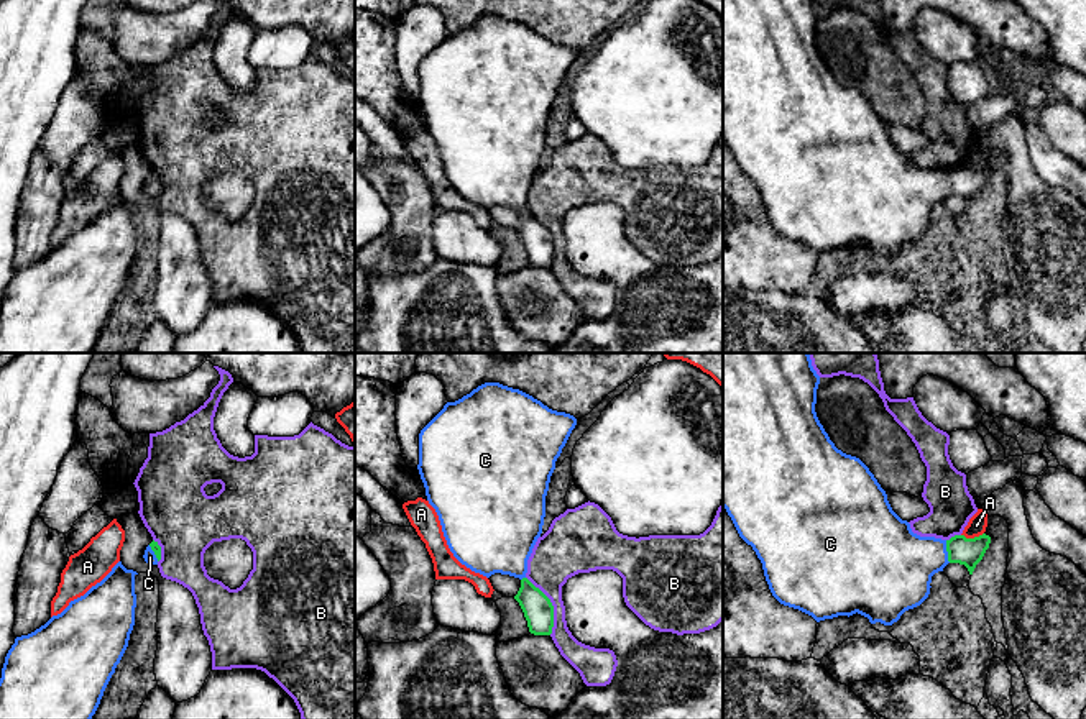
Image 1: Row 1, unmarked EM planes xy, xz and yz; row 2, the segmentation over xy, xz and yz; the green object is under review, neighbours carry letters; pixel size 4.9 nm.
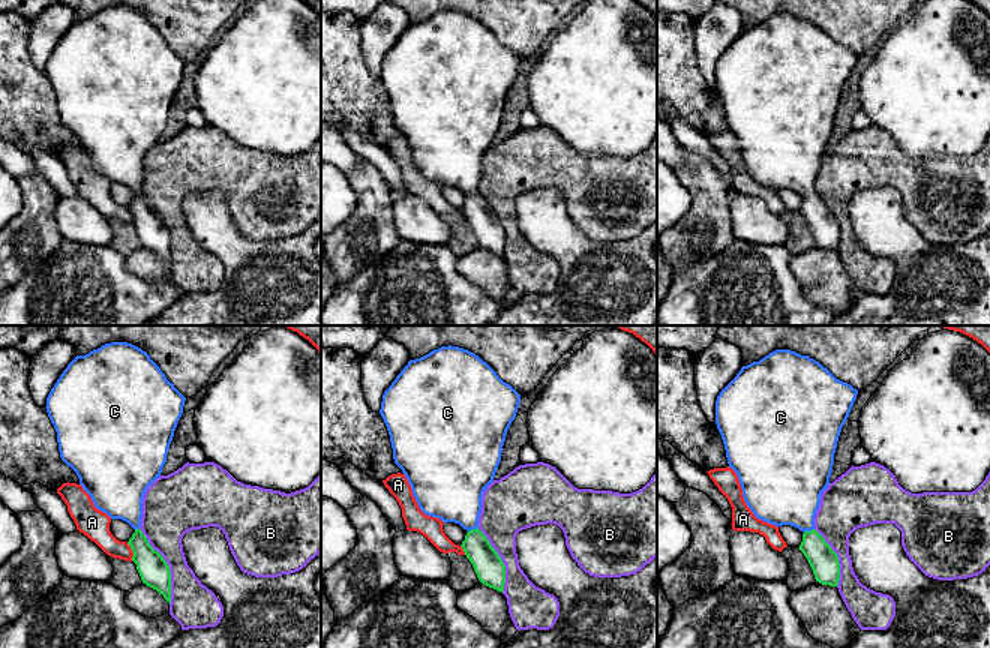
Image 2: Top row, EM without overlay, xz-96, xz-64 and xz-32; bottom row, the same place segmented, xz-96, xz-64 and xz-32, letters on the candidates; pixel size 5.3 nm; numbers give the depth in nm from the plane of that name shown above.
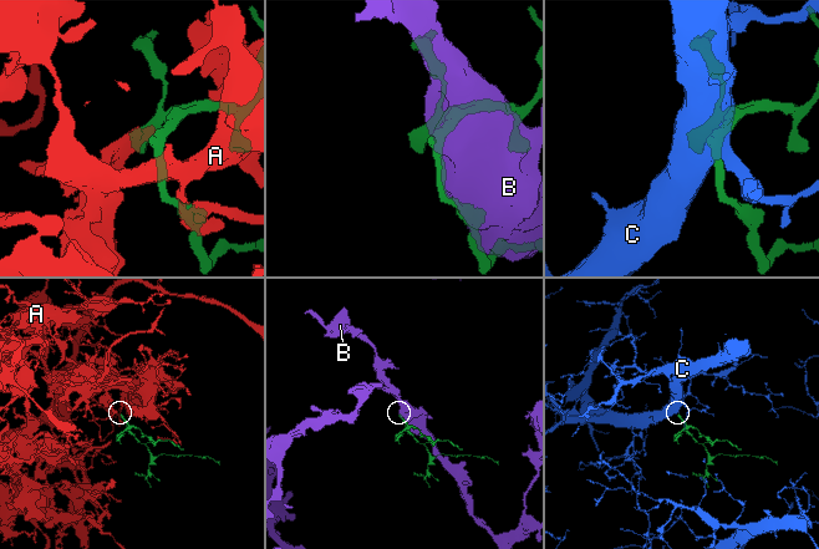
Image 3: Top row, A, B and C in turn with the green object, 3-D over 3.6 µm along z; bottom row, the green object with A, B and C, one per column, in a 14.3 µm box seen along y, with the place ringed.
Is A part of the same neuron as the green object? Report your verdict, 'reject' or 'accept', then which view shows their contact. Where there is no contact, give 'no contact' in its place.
reject; contact in yz

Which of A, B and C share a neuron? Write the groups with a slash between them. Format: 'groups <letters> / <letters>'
groups A / B / C

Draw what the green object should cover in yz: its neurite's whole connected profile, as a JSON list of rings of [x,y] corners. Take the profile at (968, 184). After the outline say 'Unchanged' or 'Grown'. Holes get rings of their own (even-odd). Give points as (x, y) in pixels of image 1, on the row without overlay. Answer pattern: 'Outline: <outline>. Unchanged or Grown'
Outline: [[[723,0],[723,140],[739,169],[752,179],[761,192],[769,222],[780,236],[798,241],[817,254],[838,248],[849,250],[858,245],[867,250],[871,256],[892,258],[905,243],[920,238],[928,230],[932,208],[943,204],[948,195],[964,197],[973,207],[989,181],[991,169],[986,166],[974,171],[955,167],[950,172],[941,172],[913,166],[910,156],[892,143],[886,123],[869,100],[859,90],[838,82],[830,72],[815,44],[818,16],[820,8],[813,0]]]. Grown

